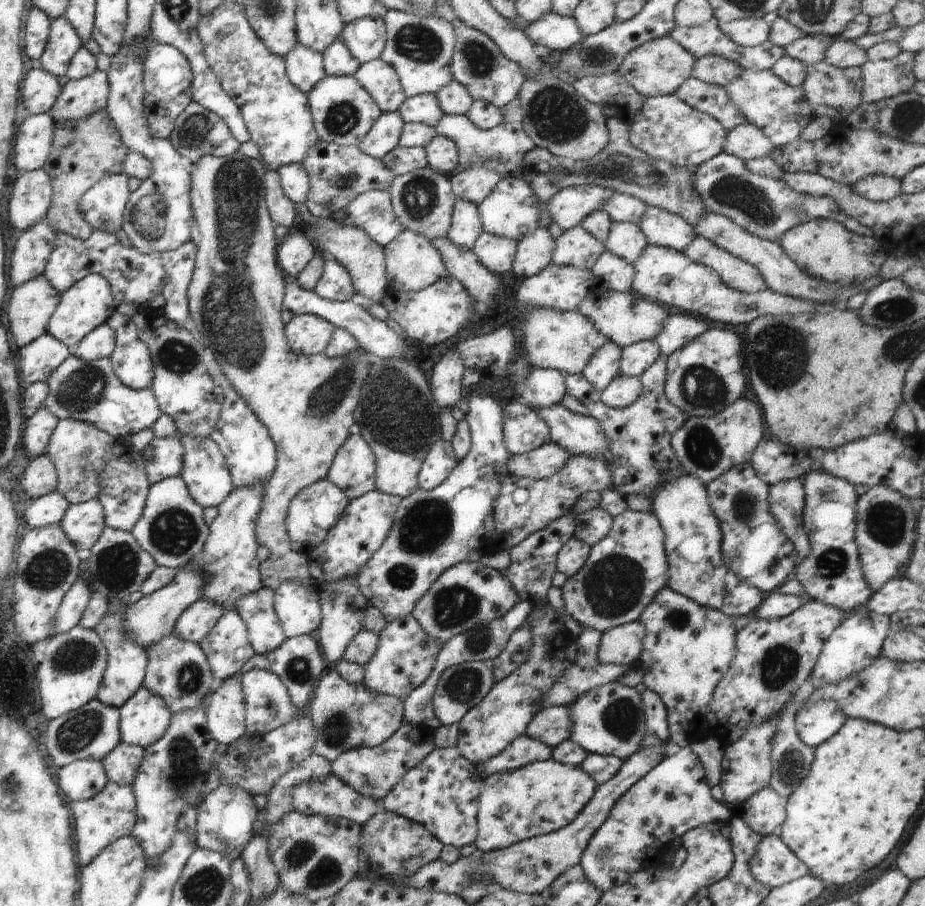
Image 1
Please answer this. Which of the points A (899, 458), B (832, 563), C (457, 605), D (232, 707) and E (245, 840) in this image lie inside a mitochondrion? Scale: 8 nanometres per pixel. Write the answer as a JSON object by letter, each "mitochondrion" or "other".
{"A":"other","B":"mitochondrion","C":"mitochondrion","D":"other","E":"other"}

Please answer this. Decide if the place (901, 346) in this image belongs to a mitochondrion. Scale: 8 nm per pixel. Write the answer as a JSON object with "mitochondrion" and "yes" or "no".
{"mitochondrion":"yes"}

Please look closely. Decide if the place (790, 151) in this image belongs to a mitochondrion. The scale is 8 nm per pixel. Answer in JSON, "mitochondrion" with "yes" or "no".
{"mitochondrion":"no"}

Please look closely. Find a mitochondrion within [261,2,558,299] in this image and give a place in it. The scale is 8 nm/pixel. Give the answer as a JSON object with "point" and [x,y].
{"point":[418,43]}

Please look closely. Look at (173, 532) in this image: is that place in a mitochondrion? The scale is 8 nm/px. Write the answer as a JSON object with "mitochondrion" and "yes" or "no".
{"mitochondrion":"yes"}

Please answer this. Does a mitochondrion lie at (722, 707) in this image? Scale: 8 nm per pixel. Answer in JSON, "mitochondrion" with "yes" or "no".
{"mitochondrion":"no"}

